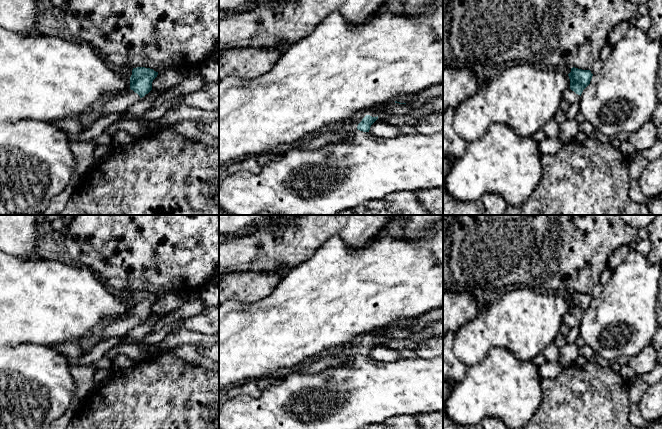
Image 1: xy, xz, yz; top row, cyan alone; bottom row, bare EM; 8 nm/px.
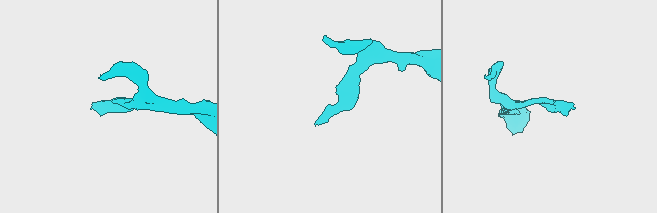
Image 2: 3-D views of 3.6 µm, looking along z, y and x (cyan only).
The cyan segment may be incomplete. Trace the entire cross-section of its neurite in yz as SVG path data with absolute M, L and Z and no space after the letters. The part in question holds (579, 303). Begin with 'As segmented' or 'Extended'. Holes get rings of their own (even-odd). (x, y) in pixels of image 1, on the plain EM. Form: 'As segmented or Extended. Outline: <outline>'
Extended. Outline: M571 292L568 298L570 313L565 316L564 322L572 329L580 325L583 314L590 308L593 298L590 294Z

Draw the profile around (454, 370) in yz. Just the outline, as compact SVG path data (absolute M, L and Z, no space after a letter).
M454 332L443 337L443 382L461 382L466 376L467 366L453 352L454 340Z

